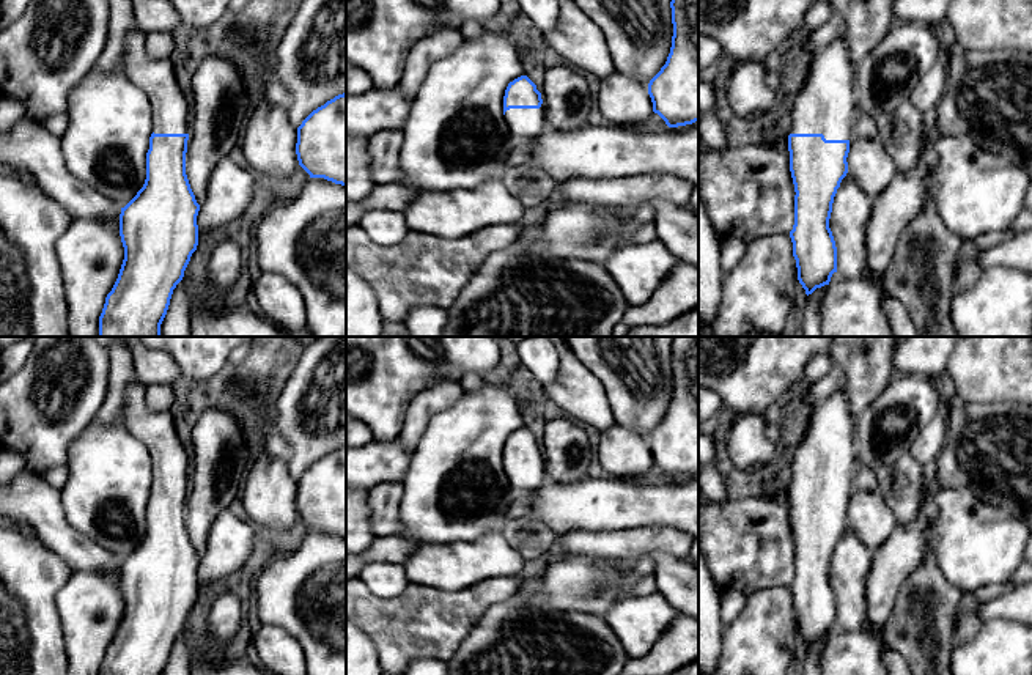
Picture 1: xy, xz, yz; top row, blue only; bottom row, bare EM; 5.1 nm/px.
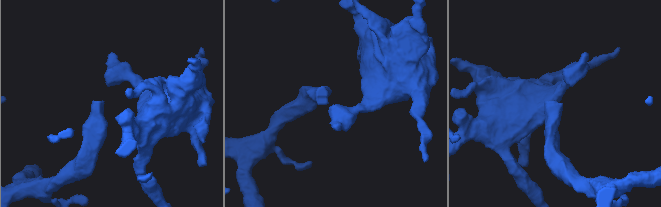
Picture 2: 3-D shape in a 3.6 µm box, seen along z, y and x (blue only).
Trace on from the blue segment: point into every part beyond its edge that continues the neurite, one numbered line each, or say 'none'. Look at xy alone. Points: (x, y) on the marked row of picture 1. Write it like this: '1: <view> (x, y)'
1: xy (156, 77)

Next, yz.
1: yz (825, 106)

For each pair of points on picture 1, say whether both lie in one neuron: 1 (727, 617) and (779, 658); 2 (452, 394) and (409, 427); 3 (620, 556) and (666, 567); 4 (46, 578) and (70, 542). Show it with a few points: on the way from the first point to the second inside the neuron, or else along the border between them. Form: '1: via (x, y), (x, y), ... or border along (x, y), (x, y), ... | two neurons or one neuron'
1: border along (748, 598), (741, 611), (724, 628) | two neurons
2: via (441, 397), (420, 416) | one neuron
3: border along (648, 554), (666, 553), (681, 559) | two neurons
4: border along (36, 535), (74, 571) | two neurons

